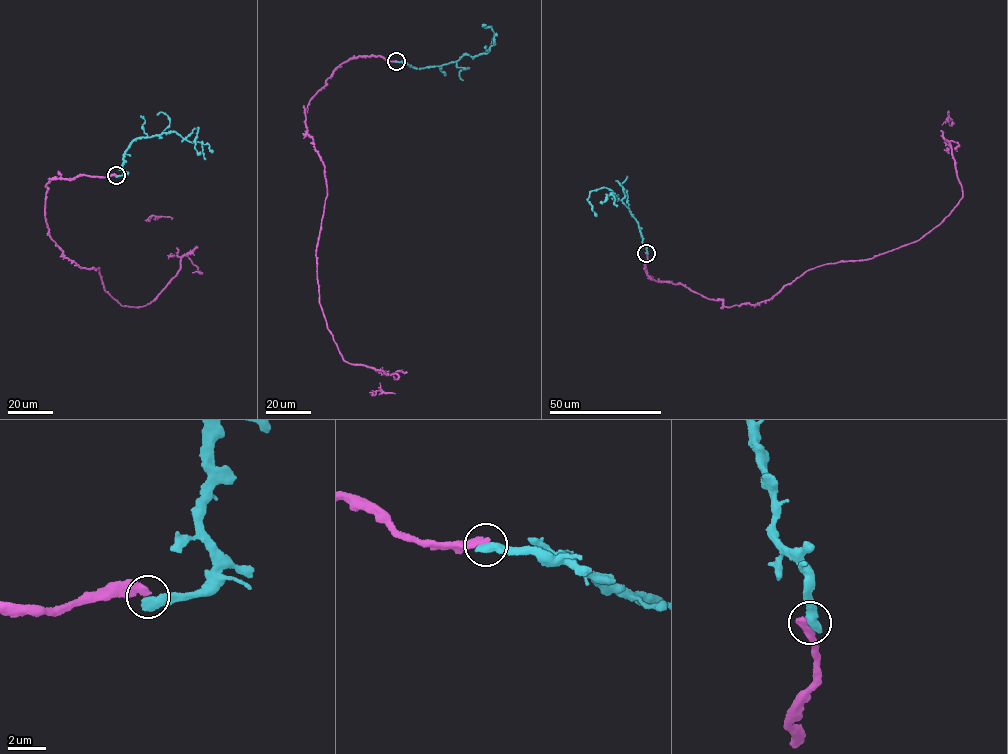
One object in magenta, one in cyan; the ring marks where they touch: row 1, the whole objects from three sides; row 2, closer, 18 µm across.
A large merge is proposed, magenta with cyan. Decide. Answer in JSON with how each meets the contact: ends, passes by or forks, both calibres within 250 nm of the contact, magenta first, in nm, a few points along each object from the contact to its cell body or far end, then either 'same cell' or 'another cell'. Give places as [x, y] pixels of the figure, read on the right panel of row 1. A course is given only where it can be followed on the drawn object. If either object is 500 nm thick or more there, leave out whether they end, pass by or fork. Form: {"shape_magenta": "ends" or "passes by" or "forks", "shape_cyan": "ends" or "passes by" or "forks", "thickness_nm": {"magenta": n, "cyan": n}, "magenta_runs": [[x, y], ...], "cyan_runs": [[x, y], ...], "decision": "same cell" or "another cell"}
{"thickness_nm": {"magenta": 400, "cyan": 500}, "magenta_runs": [[647, 252], [651, 280], [730, 307], [919, 240], [963, 194], [951, 126]], "cyan_runs": [[647, 252], [638, 221], [622, 201], [613, 197], [618, 195], [603, 187], [591, 192], [588, 201], [596, 214]], "decision": "another cell"}

